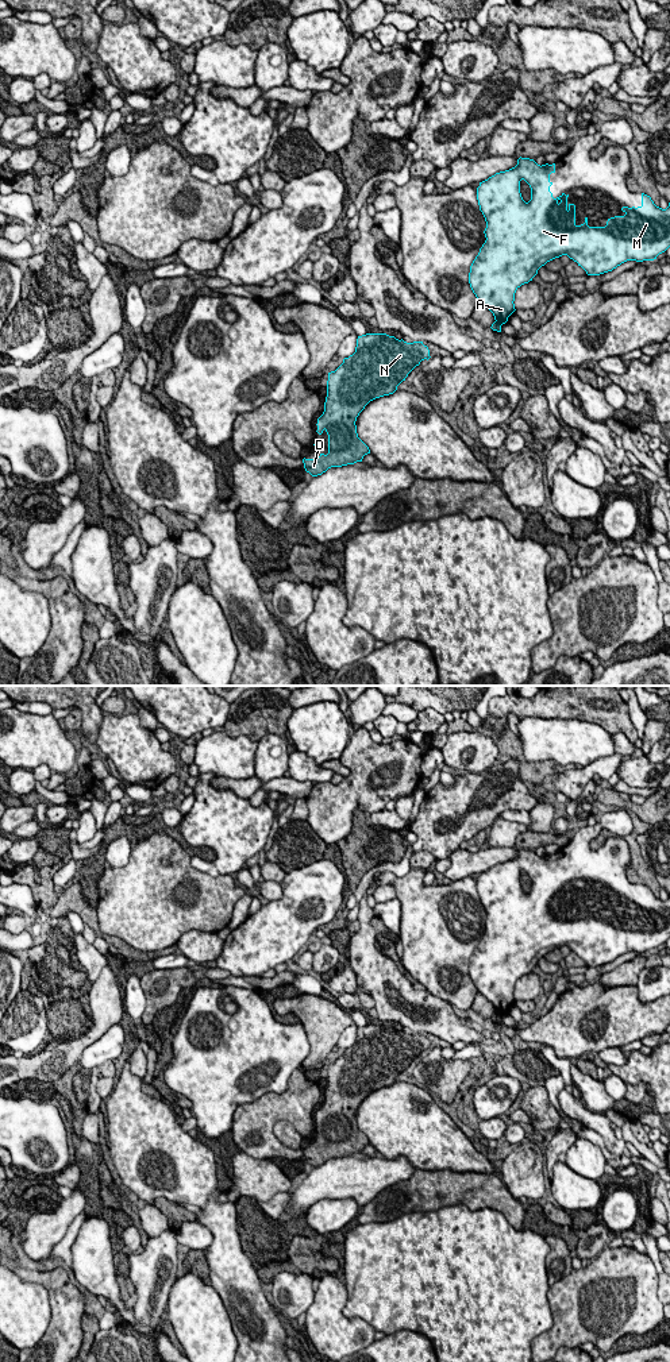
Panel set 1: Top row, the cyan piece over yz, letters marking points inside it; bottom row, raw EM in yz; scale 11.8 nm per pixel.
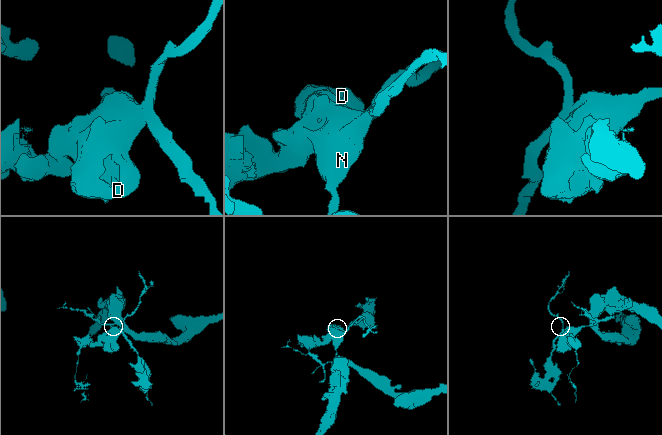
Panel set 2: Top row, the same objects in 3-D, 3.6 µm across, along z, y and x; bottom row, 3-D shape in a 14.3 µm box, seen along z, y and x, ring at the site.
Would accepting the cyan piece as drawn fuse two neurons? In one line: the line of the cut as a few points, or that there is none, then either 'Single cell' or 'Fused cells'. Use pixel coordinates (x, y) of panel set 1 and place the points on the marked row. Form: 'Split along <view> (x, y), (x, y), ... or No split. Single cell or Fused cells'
Split along yz (496, 320), (501, 324). Fused cells

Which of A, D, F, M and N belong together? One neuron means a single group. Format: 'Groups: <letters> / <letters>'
Groups: A F M / D N

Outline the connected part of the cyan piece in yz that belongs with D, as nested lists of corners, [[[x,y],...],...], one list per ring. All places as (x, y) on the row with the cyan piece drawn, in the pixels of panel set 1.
[[[386,333],[358,336],[355,352],[328,373],[324,412],[317,418],[317,433],[328,435],[328,454],[317,459],[303,459],[312,476],[331,467],[362,462],[370,454],[358,437],[357,417],[365,406],[380,397],[393,394],[408,374],[430,359],[423,342],[407,343]]]

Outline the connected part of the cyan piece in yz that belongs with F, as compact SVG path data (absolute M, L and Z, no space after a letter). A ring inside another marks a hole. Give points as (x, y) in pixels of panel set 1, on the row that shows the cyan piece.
M520 157L515 167L496 173L477 188L480 211L486 221L486 240L470 266L469 283L477 301L482 302L500 324L505 324L516 310L516 290L532 281L538 270L555 258L567 255L588 275L600 275L627 261L654 261L670 247L670 202L662 209L650 196L642 193L640 207L623 207L625 215L608 219L605 227L589 227L588 217L584 224L577 225L575 205L567 202L569 194L562 193L554 198L550 192L551 173L555 173L555 163L540 166L534 159ZM521 180L531 188L528 202L520 193Z

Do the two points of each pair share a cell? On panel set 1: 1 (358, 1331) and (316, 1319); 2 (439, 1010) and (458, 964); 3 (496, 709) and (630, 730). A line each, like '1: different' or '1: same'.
1: same
2: different
3: same

